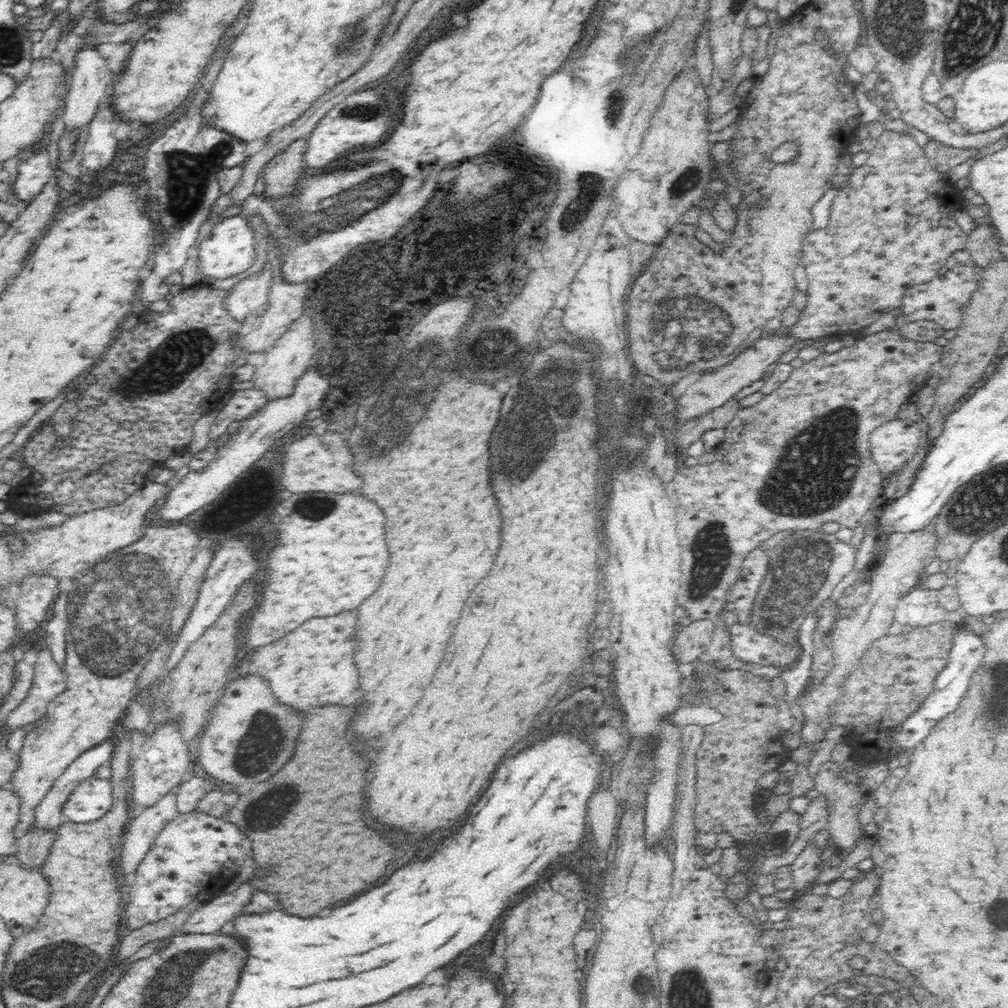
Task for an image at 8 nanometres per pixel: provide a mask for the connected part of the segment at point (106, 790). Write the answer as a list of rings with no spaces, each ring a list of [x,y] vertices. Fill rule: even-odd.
[[[95,775],[74,788],[63,804],[62,812],[75,823],[95,822],[110,810],[112,803],[110,779]]]

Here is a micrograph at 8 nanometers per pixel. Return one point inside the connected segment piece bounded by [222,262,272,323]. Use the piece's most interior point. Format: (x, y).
(249, 297)

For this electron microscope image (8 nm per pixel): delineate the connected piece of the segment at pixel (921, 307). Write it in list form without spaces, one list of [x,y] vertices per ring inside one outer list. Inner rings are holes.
[[[965,248],[956,250],[939,269],[936,278],[908,288],[904,293],[900,306],[905,322],[930,320],[938,323],[942,330],[958,329],[963,319],[962,308],[969,303],[971,294],[977,288],[975,265]]]

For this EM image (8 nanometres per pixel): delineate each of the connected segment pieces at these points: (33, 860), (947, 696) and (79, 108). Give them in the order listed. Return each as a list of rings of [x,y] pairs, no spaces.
[[[32,827],[22,838],[17,839],[17,851],[14,855],[19,860],[19,864],[24,868],[41,865],[52,848],[55,830],[56,828],[43,830]]]
[[[966,628],[956,630],[954,644],[952,644],[952,650],[949,652],[949,661],[946,668],[943,668],[936,676],[934,692],[924,700],[924,704],[918,708],[918,712],[912,713],[907,719],[903,720],[902,724],[895,730],[892,737],[893,745],[908,748],[911,751],[930,734],[934,724],[940,718],[954,712],[958,708],[962,696],[966,694],[966,688],[970,686],[970,678],[972,678],[976,666],[980,666],[982,656],[984,656],[984,644],[982,644],[980,636],[976,636],[972,630],[966,630]]]
[[[96,45],[86,46],[79,50],[73,58],[73,68],[71,84],[66,94],[63,111],[61,111],[66,131],[86,126],[98,114],[102,102],[109,97],[113,77],[106,58],[98,53]]]

